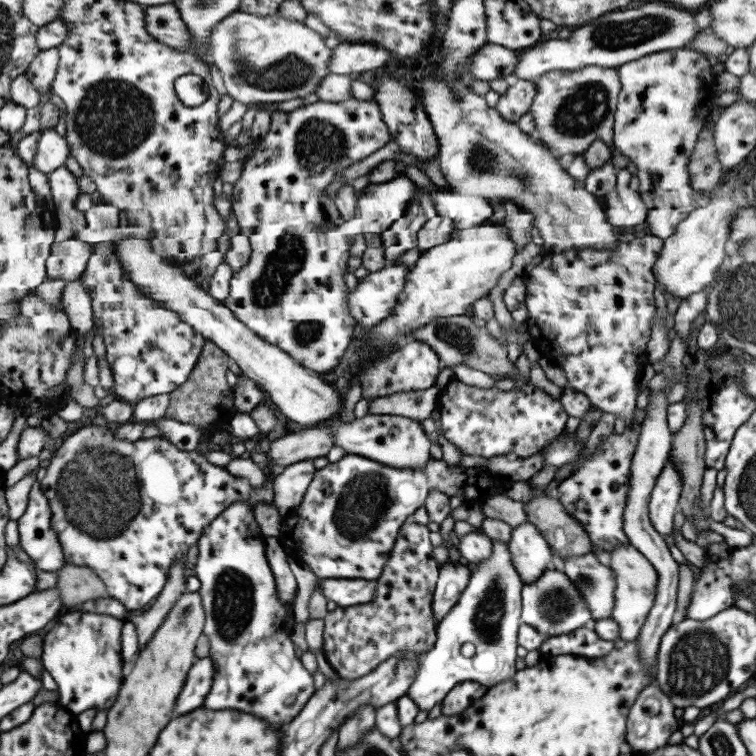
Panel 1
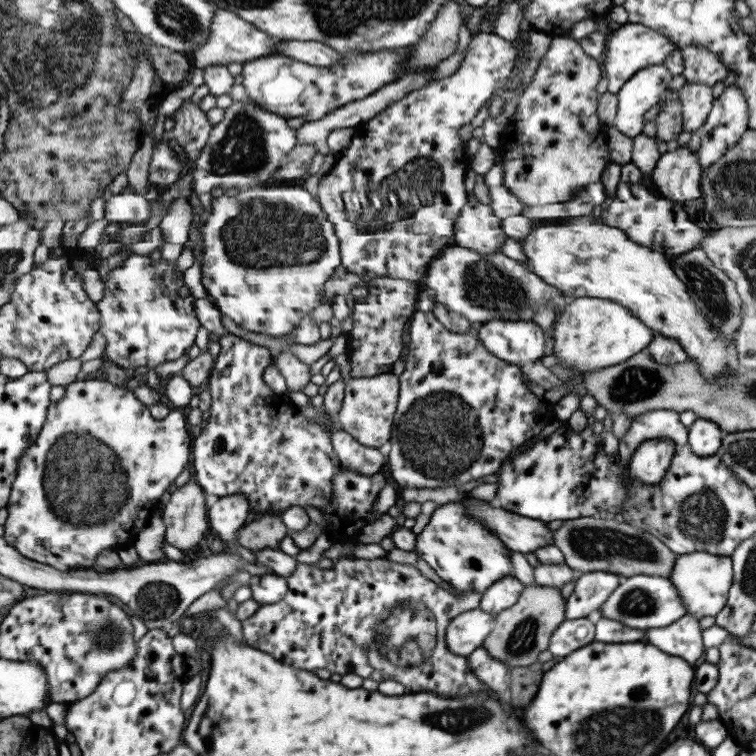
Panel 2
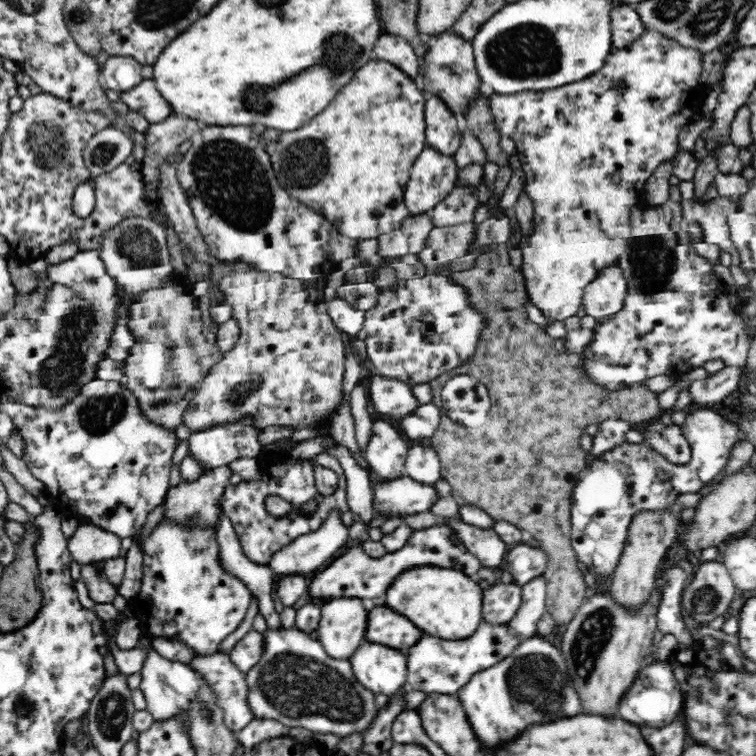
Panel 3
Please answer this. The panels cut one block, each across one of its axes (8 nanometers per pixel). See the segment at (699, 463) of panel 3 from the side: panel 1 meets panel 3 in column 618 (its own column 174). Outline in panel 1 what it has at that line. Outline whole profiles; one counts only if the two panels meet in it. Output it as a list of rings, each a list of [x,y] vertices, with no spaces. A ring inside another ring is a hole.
[[[91,425],[77,429],[65,440],[61,441],[61,445],[54,450],[55,455],[44,464],[46,471],[41,481],[36,482],[41,489],[43,496],[46,498],[50,510],[50,525],[56,532],[57,541],[61,546],[61,553],[65,564],[75,564],[75,567],[89,567],[93,569],[93,573],[99,577],[99,581],[105,585],[107,597],[119,600],[119,603],[133,612],[136,609],[141,609],[146,604],[151,604],[154,597],[161,592],[165,586],[165,580],[169,576],[169,568],[171,563],[185,563],[188,548],[191,545],[197,544],[201,531],[211,522],[221,511],[231,503],[242,502],[248,504],[251,508],[255,503],[265,503],[272,505],[272,481],[269,476],[265,481],[265,487],[262,489],[253,489],[249,485],[249,480],[245,477],[237,477],[228,473],[224,467],[216,466],[209,463],[202,454],[196,451],[180,451],[163,437],[153,437],[149,439],[139,439],[133,442],[114,438],[115,425]]]

